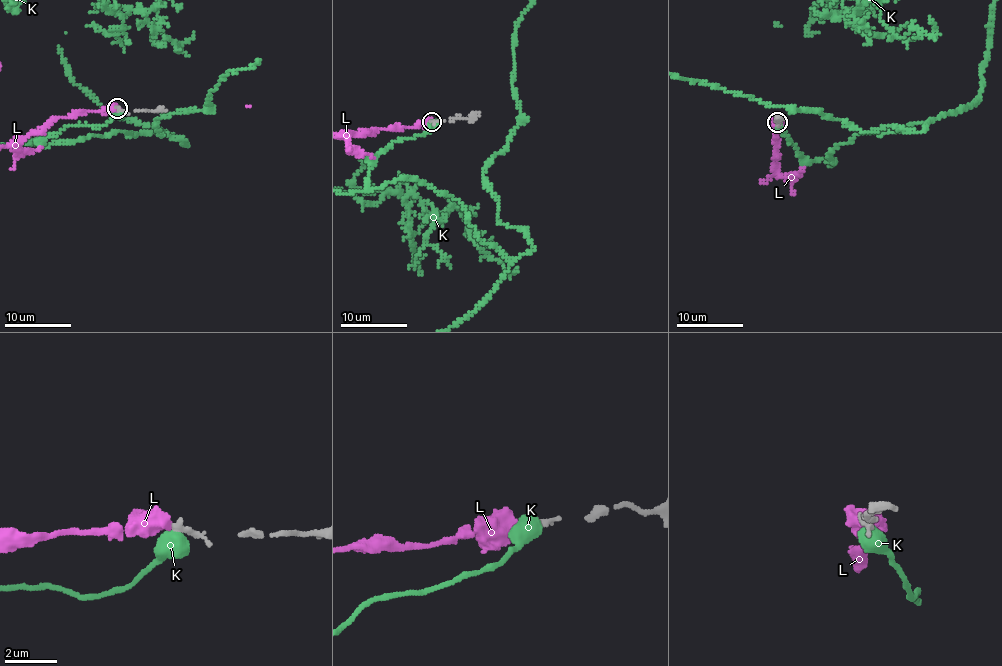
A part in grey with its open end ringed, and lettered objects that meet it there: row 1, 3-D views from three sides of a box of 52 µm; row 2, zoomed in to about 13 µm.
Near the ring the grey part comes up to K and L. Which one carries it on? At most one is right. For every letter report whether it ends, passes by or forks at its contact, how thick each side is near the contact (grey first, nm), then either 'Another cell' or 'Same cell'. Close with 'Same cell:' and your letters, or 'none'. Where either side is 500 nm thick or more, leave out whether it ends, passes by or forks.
K: Thickness 300 nm (grey) against 650 nm. Another cell
L: Thickness 280 nm (grey) against 750 nm. Same cell
Same cell: L

